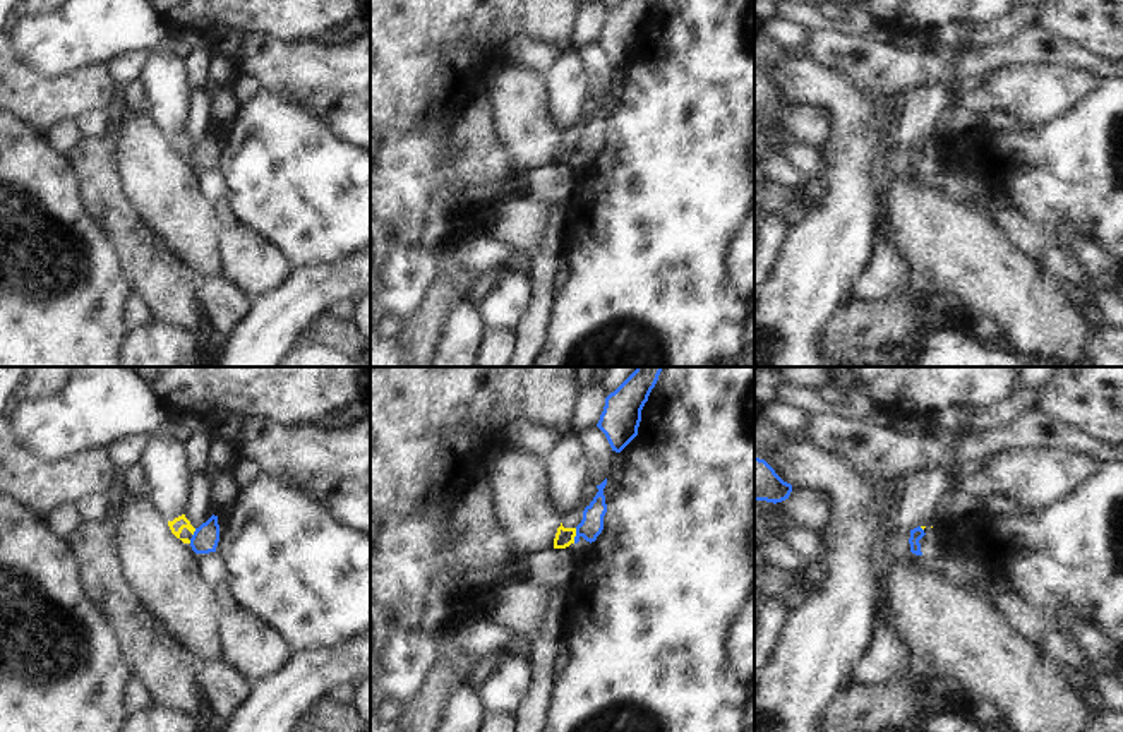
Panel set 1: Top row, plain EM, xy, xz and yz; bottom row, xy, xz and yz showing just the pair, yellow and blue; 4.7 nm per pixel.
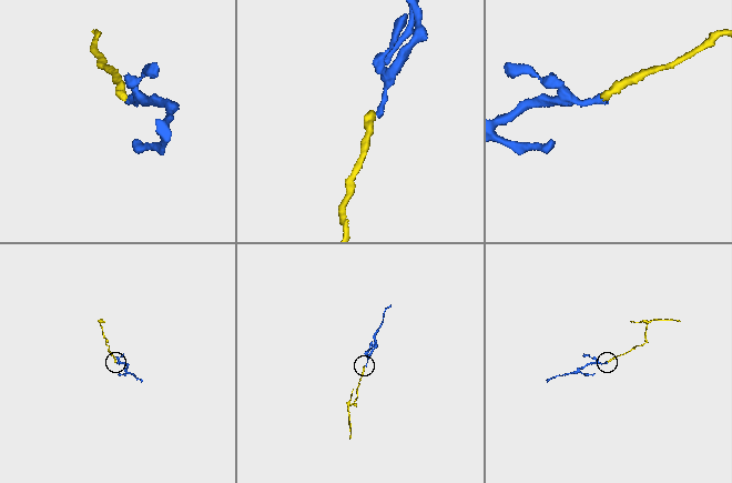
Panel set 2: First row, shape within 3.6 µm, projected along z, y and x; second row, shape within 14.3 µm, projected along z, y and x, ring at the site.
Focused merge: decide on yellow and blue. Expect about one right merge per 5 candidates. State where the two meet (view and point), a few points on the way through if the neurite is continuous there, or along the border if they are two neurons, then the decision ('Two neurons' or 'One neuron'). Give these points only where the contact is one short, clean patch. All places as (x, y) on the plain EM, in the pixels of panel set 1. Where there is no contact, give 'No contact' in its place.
Touches yellow at xz (575, 151). Boundary: xz (576, 144), (573, 158). Two neurons

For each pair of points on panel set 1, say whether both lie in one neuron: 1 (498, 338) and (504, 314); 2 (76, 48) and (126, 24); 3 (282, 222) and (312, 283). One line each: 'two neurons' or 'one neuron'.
1: two neurons
2: one neuron
3: two neurons

